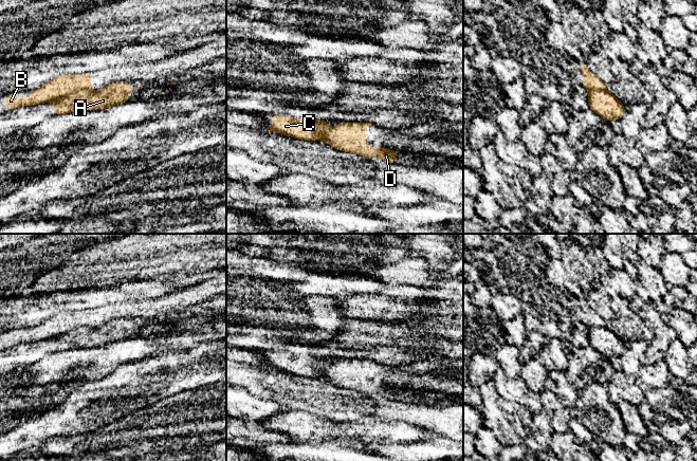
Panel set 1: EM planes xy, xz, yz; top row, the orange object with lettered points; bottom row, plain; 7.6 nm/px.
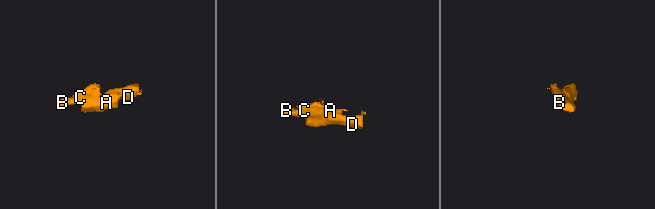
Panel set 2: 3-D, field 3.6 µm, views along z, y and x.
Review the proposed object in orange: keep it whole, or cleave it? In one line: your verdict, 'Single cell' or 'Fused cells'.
Fused cells

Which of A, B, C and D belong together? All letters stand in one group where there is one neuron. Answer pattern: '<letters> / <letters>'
A D / B C

